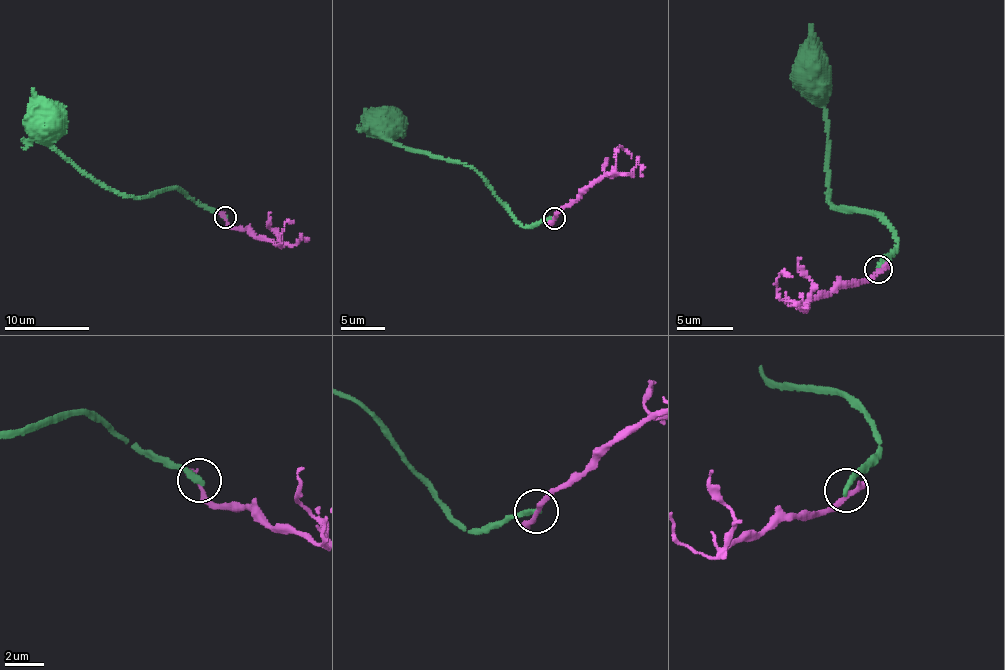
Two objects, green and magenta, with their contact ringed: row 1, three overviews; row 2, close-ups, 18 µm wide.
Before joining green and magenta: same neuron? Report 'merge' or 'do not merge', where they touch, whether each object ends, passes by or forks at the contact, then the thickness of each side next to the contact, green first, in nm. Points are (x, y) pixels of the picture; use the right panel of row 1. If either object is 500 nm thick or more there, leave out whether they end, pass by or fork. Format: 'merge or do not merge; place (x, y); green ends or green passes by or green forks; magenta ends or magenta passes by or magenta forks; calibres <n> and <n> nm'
do not merge; place (878, 269); green ends; magenta ends; calibres 320 and 360 nm

